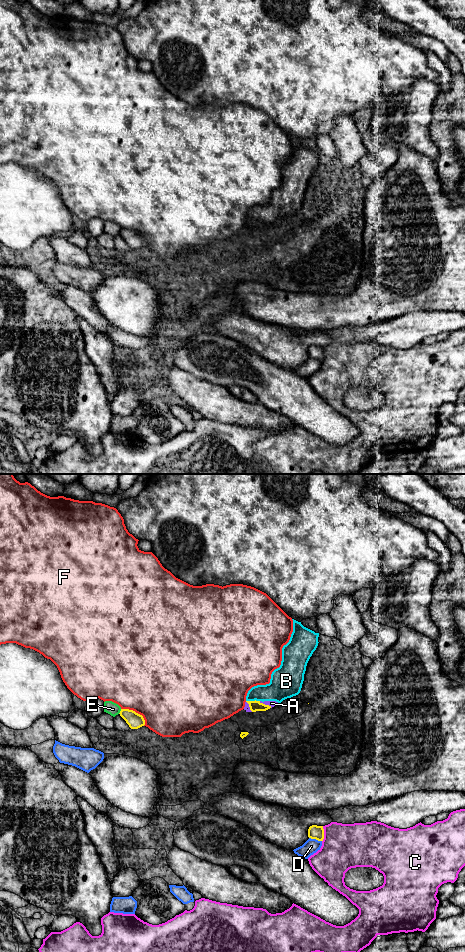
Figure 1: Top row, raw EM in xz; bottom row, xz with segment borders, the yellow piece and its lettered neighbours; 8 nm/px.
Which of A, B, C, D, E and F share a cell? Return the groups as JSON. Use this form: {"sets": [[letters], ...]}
{"sets": [["A", "B"], ["C"], ["D"], ["E"], ["F"]]}

